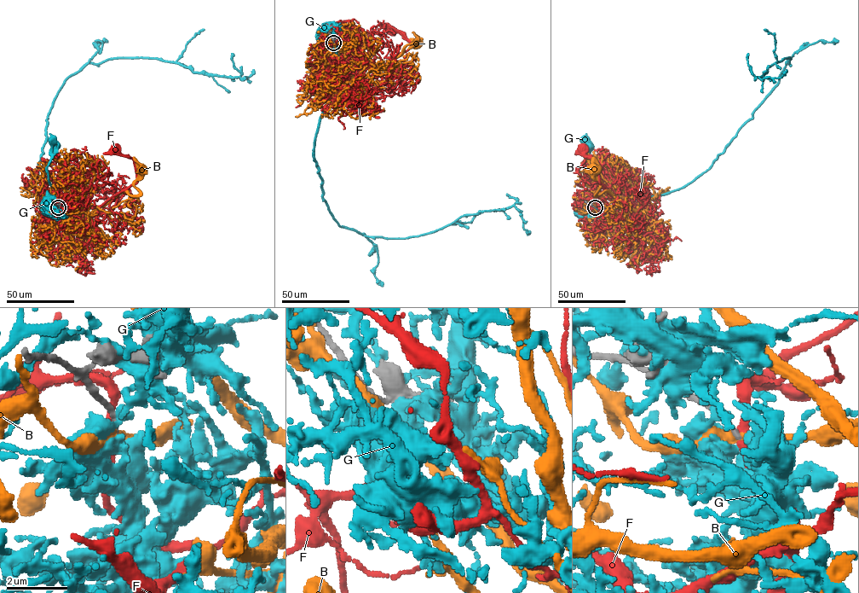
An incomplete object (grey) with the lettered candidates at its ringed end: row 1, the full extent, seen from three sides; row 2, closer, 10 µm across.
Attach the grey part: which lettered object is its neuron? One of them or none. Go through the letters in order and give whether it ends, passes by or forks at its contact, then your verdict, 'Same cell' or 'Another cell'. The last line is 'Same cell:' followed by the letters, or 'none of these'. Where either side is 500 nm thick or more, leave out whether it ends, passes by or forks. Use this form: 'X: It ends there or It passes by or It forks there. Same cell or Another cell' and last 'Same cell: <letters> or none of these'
B: It passes by. Another cell
F: It passes by. Same cell
G: It ends there. Another cell
Same cell: F

